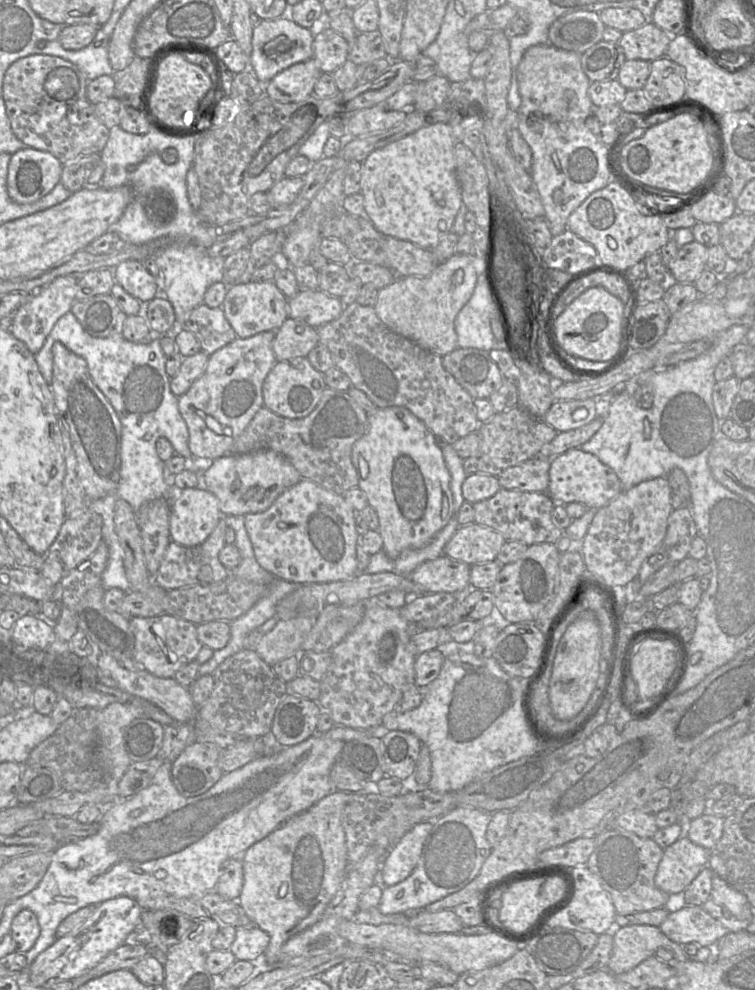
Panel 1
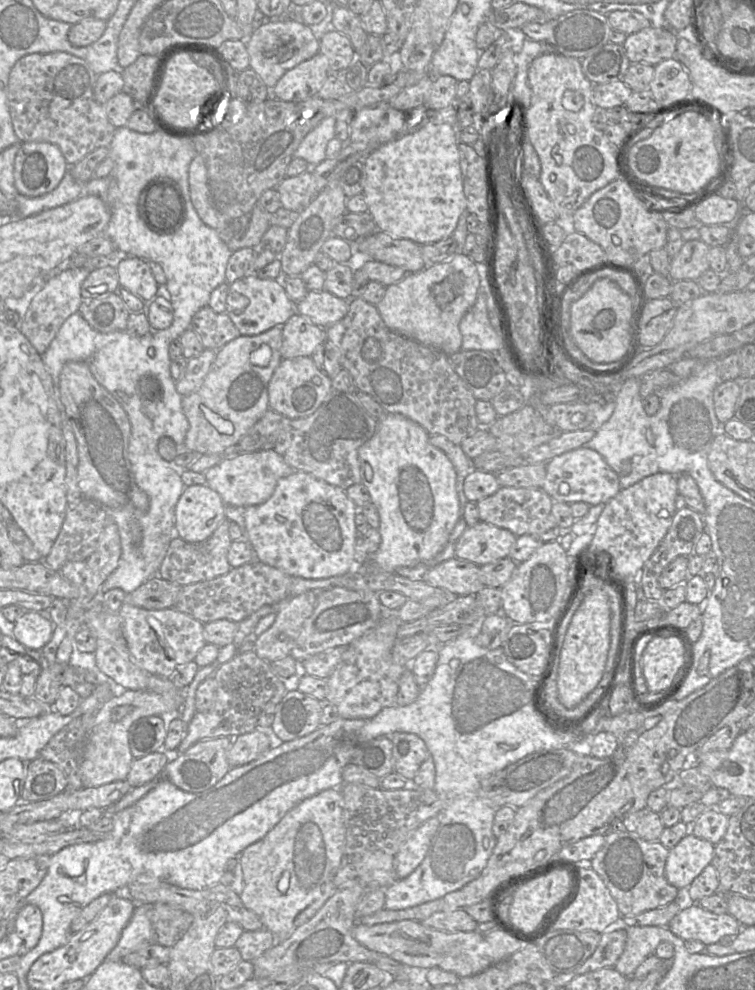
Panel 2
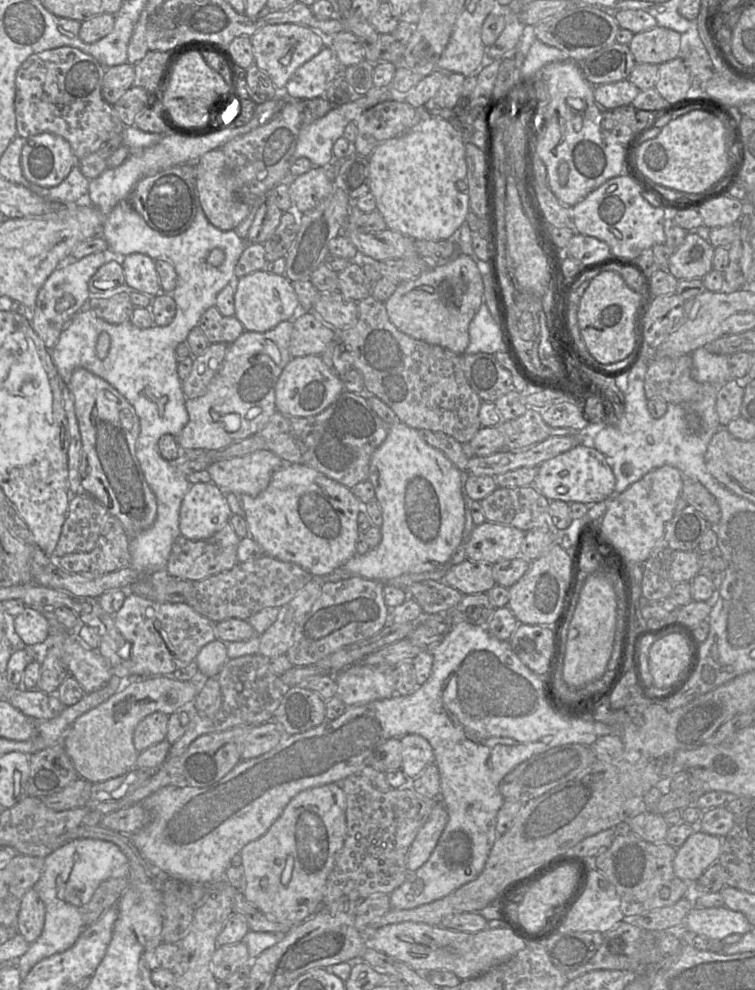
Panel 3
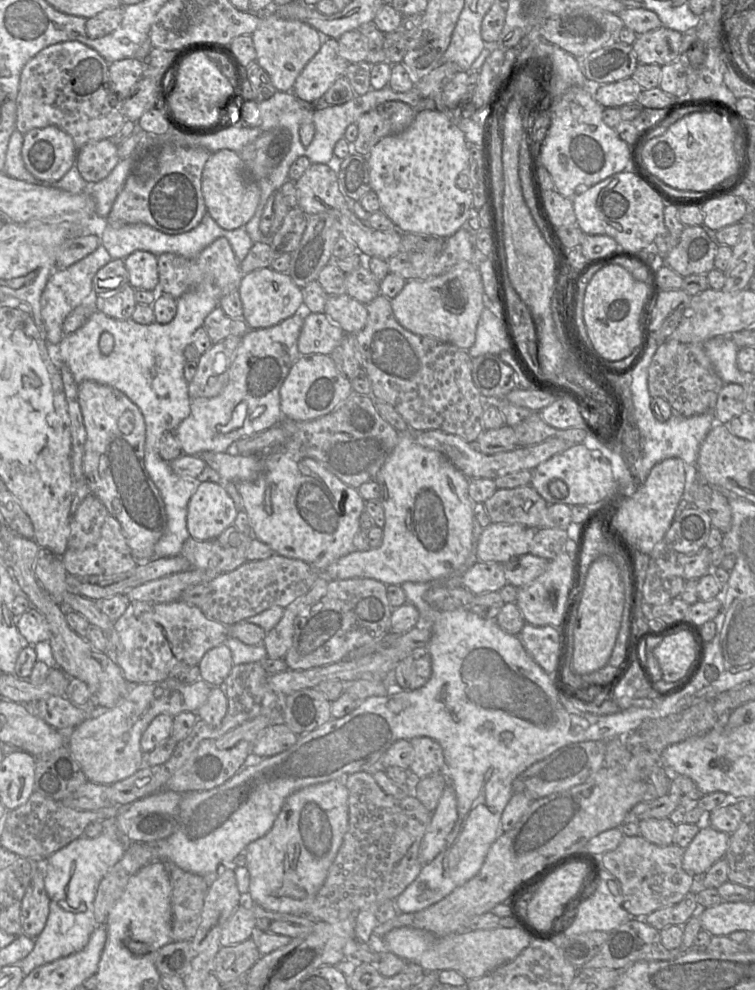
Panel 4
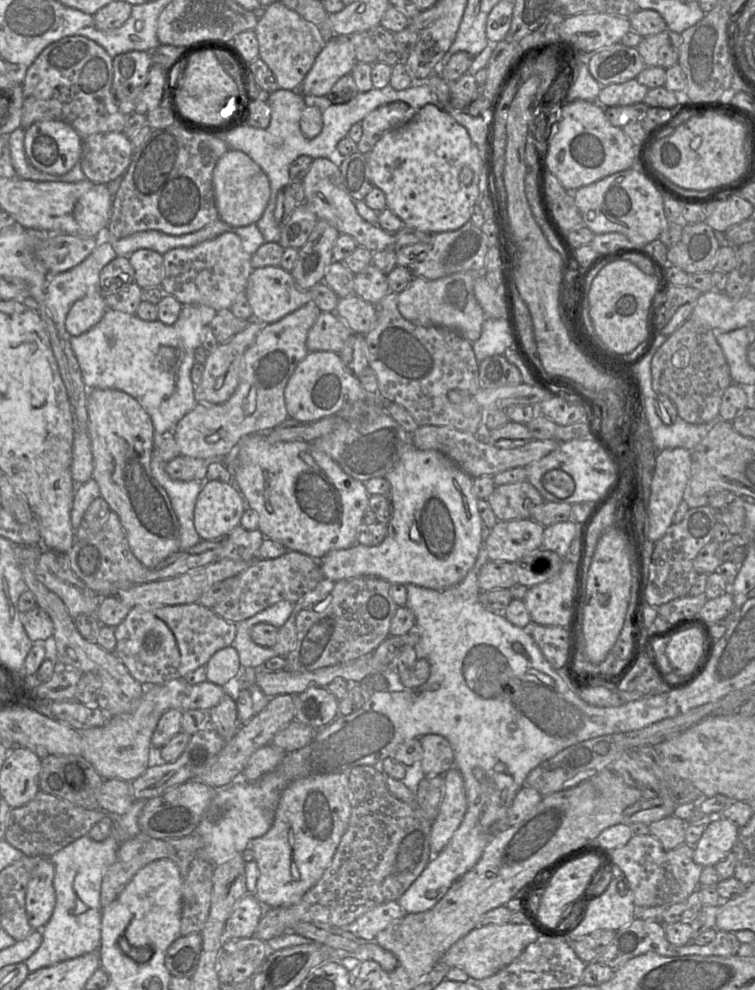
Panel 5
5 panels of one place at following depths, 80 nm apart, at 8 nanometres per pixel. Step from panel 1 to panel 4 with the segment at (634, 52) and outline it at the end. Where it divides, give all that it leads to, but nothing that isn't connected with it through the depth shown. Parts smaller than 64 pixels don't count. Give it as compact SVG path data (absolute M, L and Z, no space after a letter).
M662 26L637 35L632 47L639 64L664 66L678 59L681 43L682 33Z

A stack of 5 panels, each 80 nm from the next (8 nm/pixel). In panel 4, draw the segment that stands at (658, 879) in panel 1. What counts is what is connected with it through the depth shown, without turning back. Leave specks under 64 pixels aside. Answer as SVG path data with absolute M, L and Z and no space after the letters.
M711 826L700 829L685 848L682 867L692 876L702 875L717 861L725 857L730 834Z

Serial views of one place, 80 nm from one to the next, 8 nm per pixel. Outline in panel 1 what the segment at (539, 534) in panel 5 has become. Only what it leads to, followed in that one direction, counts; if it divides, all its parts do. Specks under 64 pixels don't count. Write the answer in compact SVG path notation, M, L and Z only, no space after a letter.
M473 522L457 529L444 555L472 566L495 560L505 542L498 531Z

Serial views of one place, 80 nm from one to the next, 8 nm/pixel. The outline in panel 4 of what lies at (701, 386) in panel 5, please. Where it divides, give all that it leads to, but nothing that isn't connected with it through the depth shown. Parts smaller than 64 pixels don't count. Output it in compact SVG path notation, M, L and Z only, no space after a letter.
M667 339L657 347L648 368L651 397L666 399L675 414L685 417L713 412L723 386L724 382L705 352L704 343L681 343Z

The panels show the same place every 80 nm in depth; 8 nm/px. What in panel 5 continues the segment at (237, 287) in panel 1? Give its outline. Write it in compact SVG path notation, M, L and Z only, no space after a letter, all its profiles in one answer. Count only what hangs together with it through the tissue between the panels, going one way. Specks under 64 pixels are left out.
M279 266L254 269L249 276L245 295L252 309L252 318L263 324L274 323L311 300L309 291L298 288L291 273Z

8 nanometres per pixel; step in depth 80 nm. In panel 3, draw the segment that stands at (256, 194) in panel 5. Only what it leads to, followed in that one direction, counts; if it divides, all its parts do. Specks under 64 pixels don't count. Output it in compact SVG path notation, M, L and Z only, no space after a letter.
M221 149L204 154L195 163L196 188L200 205L209 220L222 231L234 230L250 213L251 206L236 195L236 179L226 166L226 158Z

